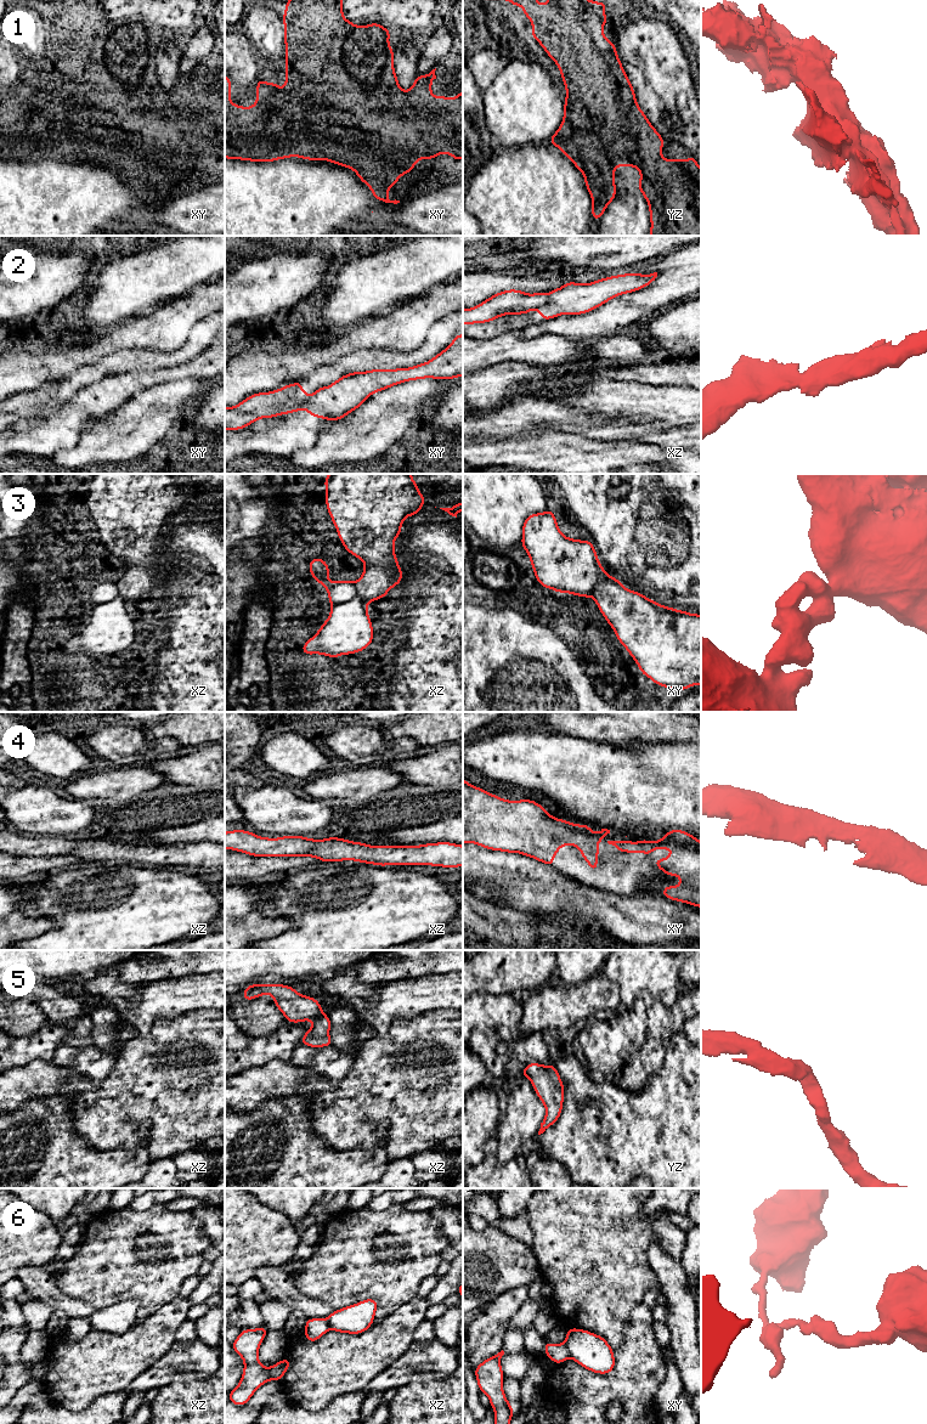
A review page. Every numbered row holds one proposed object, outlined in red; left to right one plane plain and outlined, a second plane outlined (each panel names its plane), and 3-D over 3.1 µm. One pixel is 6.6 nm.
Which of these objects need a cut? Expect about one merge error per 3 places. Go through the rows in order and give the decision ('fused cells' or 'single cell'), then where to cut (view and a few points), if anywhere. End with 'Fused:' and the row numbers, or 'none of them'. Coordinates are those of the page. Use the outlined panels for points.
1: single cell; no cut
2: fused cells; cut in xy along (310, 396), (295, 411)
3: fused cells; cut in xy along (606, 574), (599, 580), (591, 594)
4: single cell; no cut
5: single cell; no cut
6: fused cells; cut in xy along (564, 1344), (570, 1356)
Fused: 2, 3, 6

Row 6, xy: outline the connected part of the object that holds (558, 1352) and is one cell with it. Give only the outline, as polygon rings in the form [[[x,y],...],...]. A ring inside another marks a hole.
[[[546,1341],[544,1344],[544,1354],[555,1363],[563,1363],[565,1362],[569,1357],[569,1350],[566,1349],[565,1344],[553,1344]]]

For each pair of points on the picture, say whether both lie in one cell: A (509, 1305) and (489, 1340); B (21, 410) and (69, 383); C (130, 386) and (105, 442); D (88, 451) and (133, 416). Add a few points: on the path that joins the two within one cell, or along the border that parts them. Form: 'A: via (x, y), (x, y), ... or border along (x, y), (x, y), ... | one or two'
A: via (501, 1314), (489, 1326), (489, 1332) | one
B: via (33, 405), (57, 395) | one
C: border along (146, 390), (134, 393), (118, 408), (96, 419) | two
D: via (99, 444), (107, 441), (122, 427) | one

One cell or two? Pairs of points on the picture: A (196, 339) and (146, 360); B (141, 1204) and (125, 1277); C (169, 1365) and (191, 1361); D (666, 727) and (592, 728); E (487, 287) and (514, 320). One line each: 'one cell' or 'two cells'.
A: one cell
B: two cells
C: one cell
D: one cell
E: two cells

